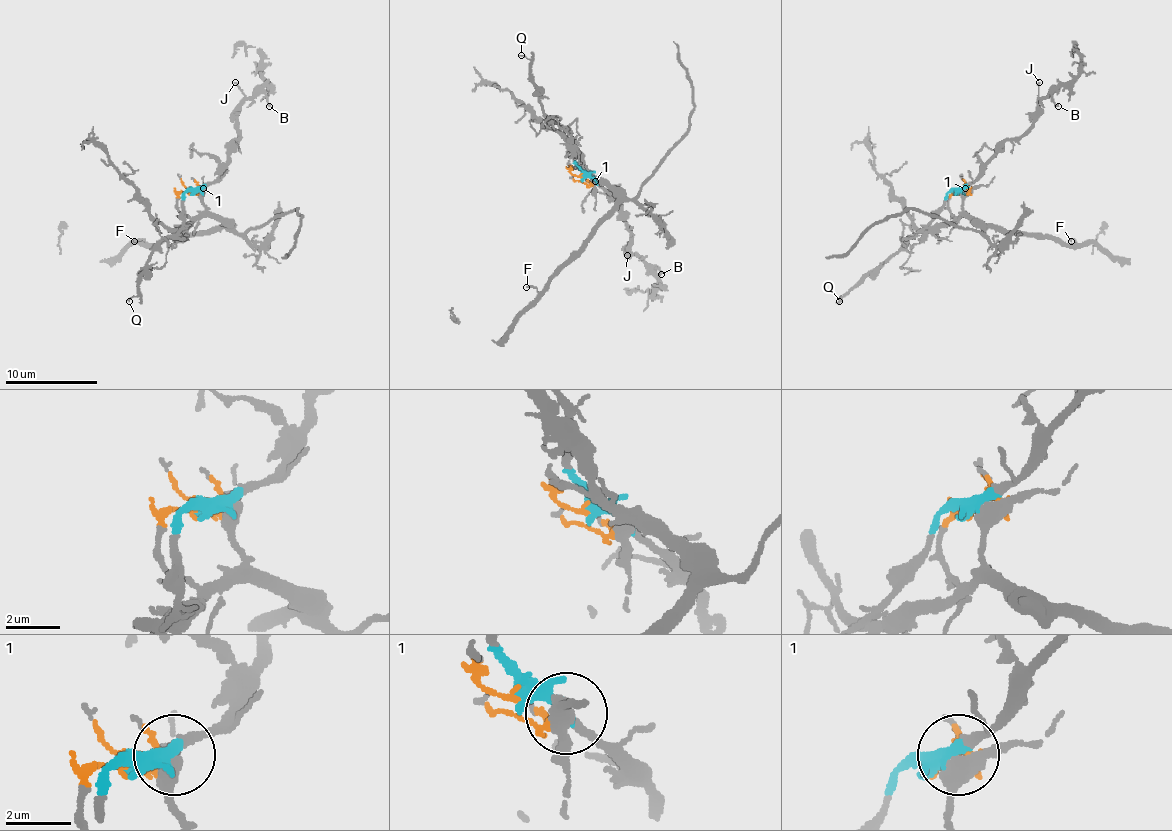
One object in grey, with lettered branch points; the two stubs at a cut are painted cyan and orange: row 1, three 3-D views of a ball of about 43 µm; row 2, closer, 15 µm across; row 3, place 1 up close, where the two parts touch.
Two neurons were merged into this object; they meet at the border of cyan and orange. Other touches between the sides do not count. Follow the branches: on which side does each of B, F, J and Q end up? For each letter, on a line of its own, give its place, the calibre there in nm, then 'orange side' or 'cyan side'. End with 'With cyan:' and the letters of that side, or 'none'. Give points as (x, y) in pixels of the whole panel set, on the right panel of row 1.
B: place (1058, 106); calibre 140 nm; cyan side
F: place (1071, 241); calibre 120 nm; orange side
J: place (1039, 82); calibre 100 nm; cyan side
Q: place (839, 301); calibre 90 nm; cyan side
With cyan: B, J, Q

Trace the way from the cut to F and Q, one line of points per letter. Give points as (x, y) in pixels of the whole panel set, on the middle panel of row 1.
F: (580, 177), (587, 184), (601, 180), (613, 191), (617, 207), (543, 291), (527, 286)
Q: (580, 175), (576, 163), (576, 143), (543, 110), (532, 64), (520, 55)

